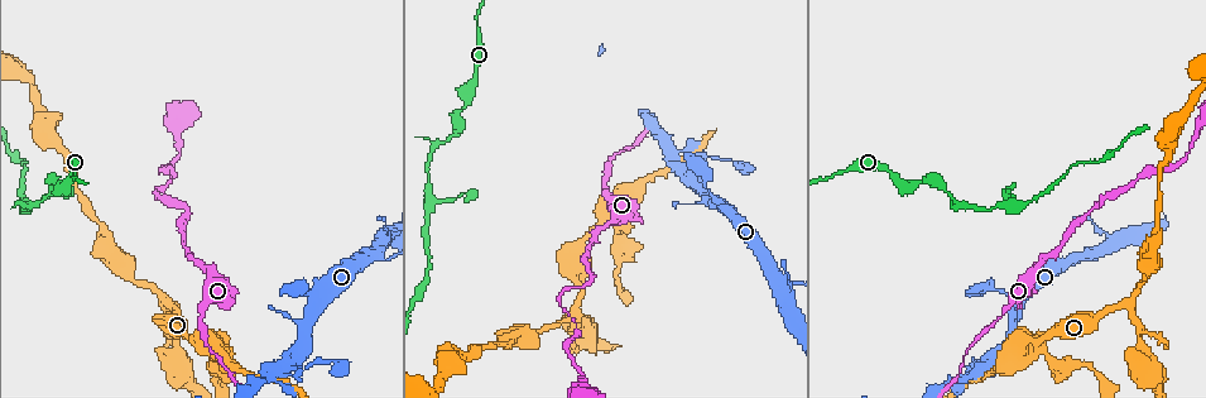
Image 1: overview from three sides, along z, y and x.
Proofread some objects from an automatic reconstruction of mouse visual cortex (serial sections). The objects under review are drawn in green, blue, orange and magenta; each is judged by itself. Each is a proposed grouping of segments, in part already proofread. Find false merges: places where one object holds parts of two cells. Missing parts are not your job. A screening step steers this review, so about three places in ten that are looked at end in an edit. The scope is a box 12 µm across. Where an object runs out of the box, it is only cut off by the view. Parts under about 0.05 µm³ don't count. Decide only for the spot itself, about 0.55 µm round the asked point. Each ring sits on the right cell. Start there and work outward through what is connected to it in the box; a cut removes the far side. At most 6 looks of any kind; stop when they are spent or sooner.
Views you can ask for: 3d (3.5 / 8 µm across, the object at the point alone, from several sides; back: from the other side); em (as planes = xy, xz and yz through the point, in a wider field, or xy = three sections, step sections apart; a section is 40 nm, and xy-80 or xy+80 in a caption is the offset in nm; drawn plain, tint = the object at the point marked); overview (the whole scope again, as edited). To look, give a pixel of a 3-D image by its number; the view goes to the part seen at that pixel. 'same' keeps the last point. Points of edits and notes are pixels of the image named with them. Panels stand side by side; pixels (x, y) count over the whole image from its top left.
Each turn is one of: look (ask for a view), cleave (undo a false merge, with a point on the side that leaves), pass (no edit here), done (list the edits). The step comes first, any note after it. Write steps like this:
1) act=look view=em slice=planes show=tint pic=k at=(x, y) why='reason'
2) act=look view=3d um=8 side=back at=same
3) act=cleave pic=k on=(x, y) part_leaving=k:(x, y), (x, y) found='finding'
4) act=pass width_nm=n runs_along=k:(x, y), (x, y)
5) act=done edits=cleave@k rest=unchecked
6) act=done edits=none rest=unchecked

act=look view=3d um=3.5 pic=1 at=(601, 224) why='arms part here'

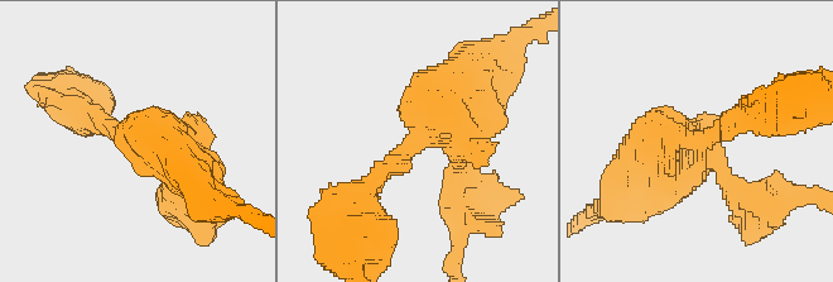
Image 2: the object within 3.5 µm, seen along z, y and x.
act=look view=em slice=xy step=3 show=tint pic=2 at=(700, 136) arms=3 arm_widths_nm=250,250,600 why='shape alone is not enough'

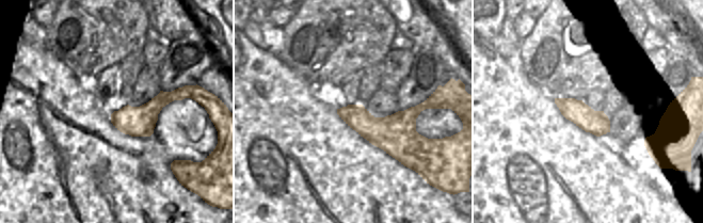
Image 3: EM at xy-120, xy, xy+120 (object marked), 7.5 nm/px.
act=pass runs_along=2:(364, 197), (410, 149), (418, 110), (461, 100) found='one cell here'

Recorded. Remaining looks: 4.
act=look view=3d um=3.5 pic=1 at=(1106, 195) why='sharp bend'

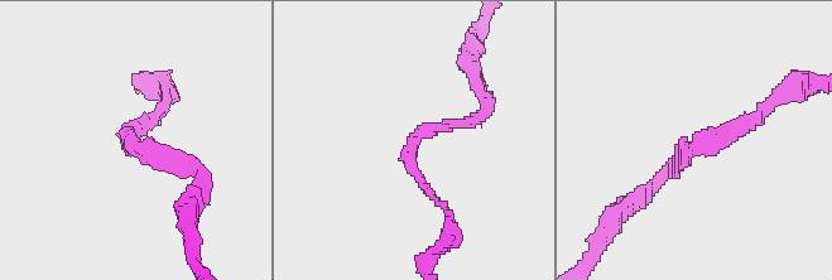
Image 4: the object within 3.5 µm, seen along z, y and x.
act=look view=em slice=xy step=2 show=tint pic=4 at=(697, 141) arm_widths_nm=100,150 why='shape alone is not enough'

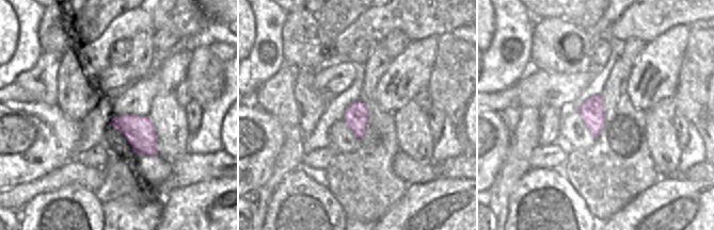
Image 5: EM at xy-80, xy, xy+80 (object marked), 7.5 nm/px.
act=pass runs_along=4:(669, 170), (698, 139), (764, 112) found='continuous, no second cell'

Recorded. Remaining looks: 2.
act=look view=3d um=3.5 pic=1 at=(287, 368) why='a fork'

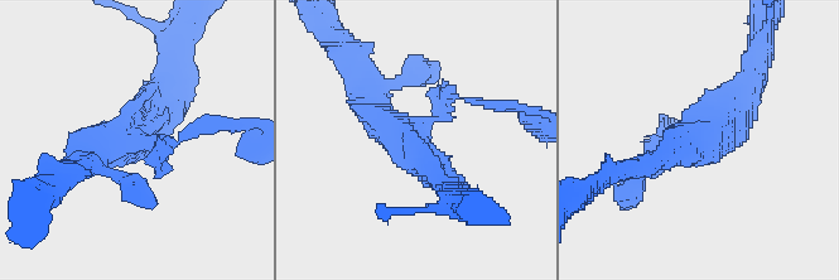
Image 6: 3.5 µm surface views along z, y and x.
act=look view=em slice=xy step=2 show=tint pic=6 at=(424, 121) arms=3 arm_widths_nm=150,300,300 why='shape alone is not enough'

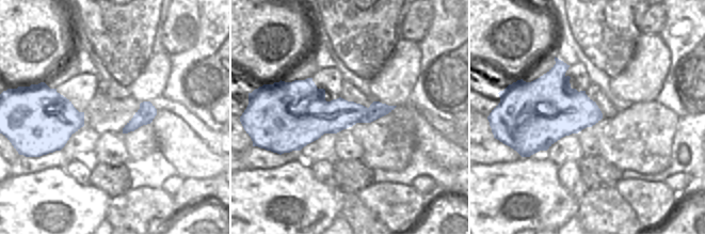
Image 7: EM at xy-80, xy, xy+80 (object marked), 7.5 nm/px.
act=pass runs_along=6:(449, 188), (376, 117), (365, 78) found='all the same cell'

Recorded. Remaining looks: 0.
act=done edits=none rest=unchecked

